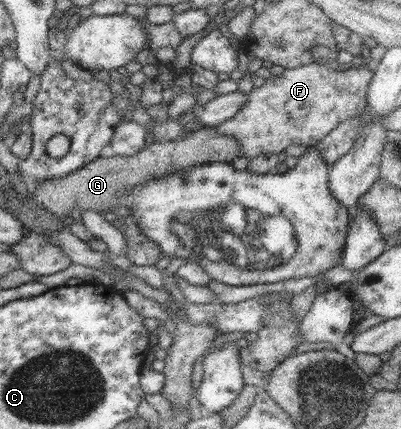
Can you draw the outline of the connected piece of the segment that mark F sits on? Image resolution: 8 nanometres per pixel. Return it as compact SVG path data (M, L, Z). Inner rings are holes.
M315 61L293 69L284 68L278 76L271 75L262 87L254 87L246 95L246 101L233 119L217 126L219 135L231 135L237 139L241 153L247 159L261 154L280 154L289 145L316 146L322 137L337 128L343 121L363 112L368 105L368 90L373 77L373 70L364 63L359 68L339 70L330 68L325 62Z

